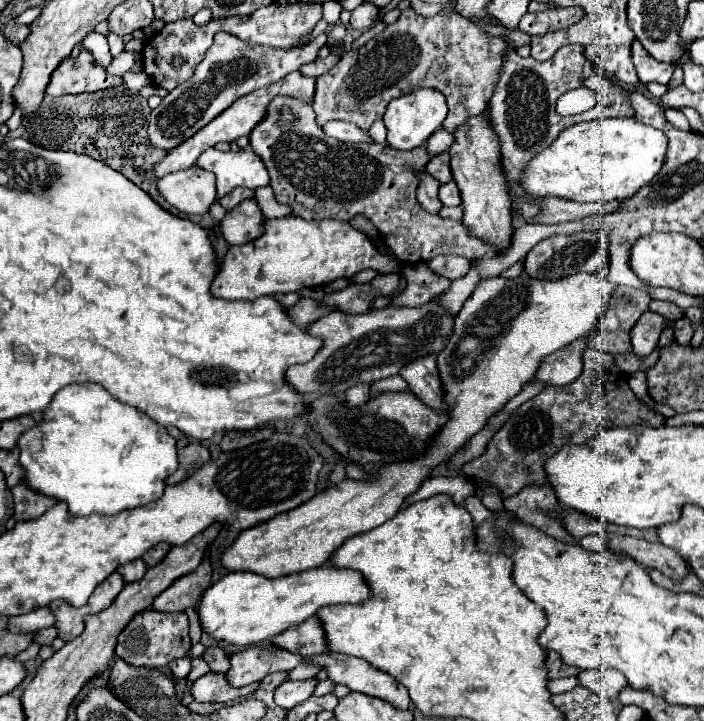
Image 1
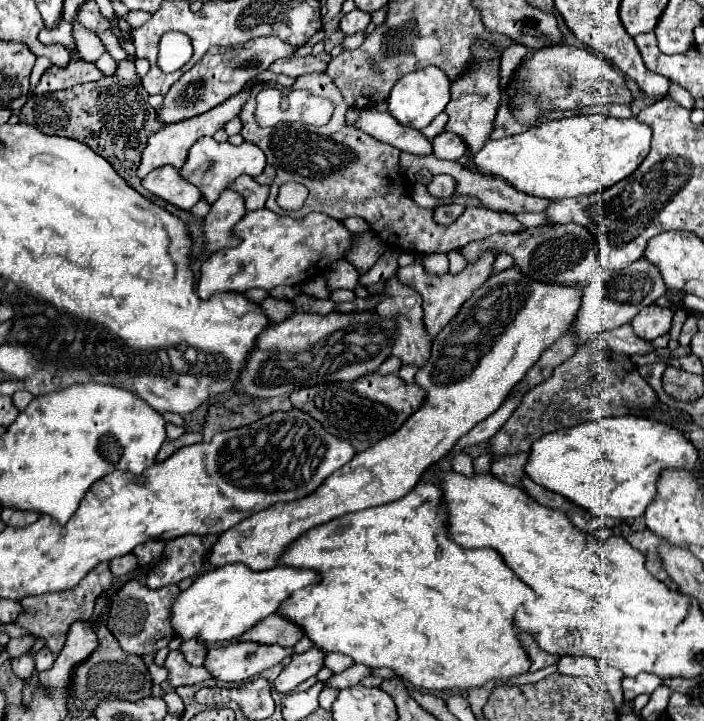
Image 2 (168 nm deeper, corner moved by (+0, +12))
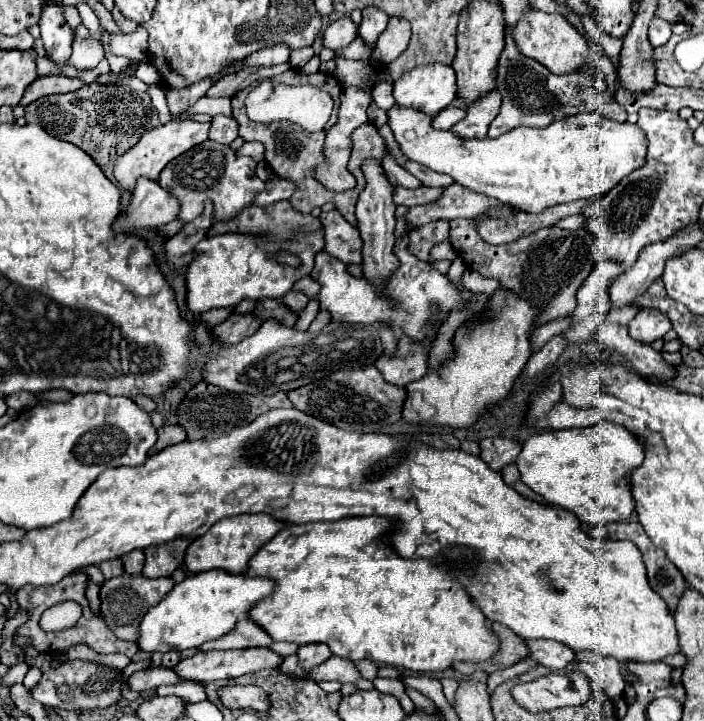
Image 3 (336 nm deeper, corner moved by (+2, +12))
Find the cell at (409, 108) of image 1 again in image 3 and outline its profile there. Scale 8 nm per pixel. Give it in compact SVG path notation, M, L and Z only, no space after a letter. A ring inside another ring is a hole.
M427 64L405 72L393 82L393 98L399 106L411 106L435 116L457 98L453 66Z

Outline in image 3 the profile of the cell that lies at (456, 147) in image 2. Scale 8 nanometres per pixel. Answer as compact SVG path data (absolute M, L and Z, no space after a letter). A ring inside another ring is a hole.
M489 92L473 108L467 108L467 116L457 122L451 132L463 136L463 138L483 138L487 134L489 124L495 120L501 108L501 96L499 92Z

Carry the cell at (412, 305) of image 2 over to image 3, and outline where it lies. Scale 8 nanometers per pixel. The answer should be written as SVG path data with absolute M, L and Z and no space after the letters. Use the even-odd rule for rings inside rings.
M365 160L365 164L361 164L367 186L365 190L359 194L359 202L357 202L357 228L363 240L363 274L369 280L375 280L379 284L379 280L383 282L387 276L393 274L393 270L397 270L399 260L393 256L393 244L395 244L395 204L391 200L393 196L393 184L387 180L385 170L381 168L381 164L377 160Z

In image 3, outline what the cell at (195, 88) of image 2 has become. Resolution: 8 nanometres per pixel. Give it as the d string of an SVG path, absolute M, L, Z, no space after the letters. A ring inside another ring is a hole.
M211 78L199 80L197 84L191 84L189 88L181 88L181 90L173 90L173 88L165 88L165 96L167 96L167 106L171 110L171 114L183 114L185 110L189 110L189 104L197 102L199 98L205 96L205 92L211 88Z

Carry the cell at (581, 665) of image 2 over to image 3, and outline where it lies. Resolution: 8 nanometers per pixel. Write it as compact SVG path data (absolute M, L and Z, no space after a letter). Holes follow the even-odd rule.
M523 640L523 642L529 648L529 656L533 660L553 670L561 670L571 660L575 660L575 652L571 648L565 648L565 644L557 644L553 640Z

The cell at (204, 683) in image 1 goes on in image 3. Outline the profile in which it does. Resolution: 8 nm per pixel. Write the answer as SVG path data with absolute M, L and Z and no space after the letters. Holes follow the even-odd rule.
M171 668L141 670L141 672L135 672L135 674L127 680L129 690L133 690L133 692L143 692L143 690L159 688L161 684L177 684L177 682L183 682L183 680L177 678Z

